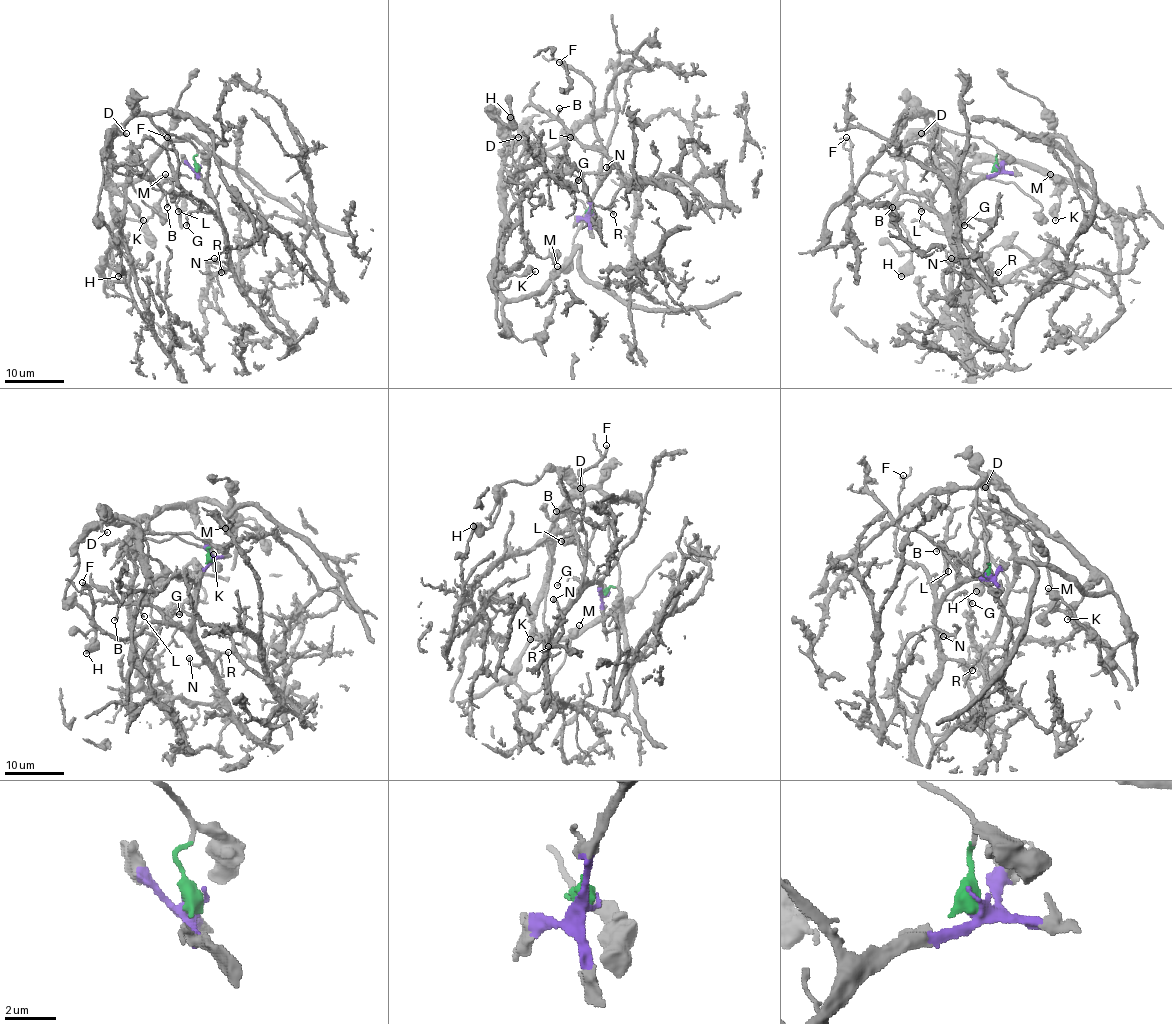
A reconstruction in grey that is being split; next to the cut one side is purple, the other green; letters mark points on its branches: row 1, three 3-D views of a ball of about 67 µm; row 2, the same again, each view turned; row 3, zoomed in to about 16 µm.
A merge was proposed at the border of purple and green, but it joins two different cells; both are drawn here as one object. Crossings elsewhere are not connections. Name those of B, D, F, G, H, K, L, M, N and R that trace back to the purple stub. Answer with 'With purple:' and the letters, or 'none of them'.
With purple: B, F, G, L, N, R

